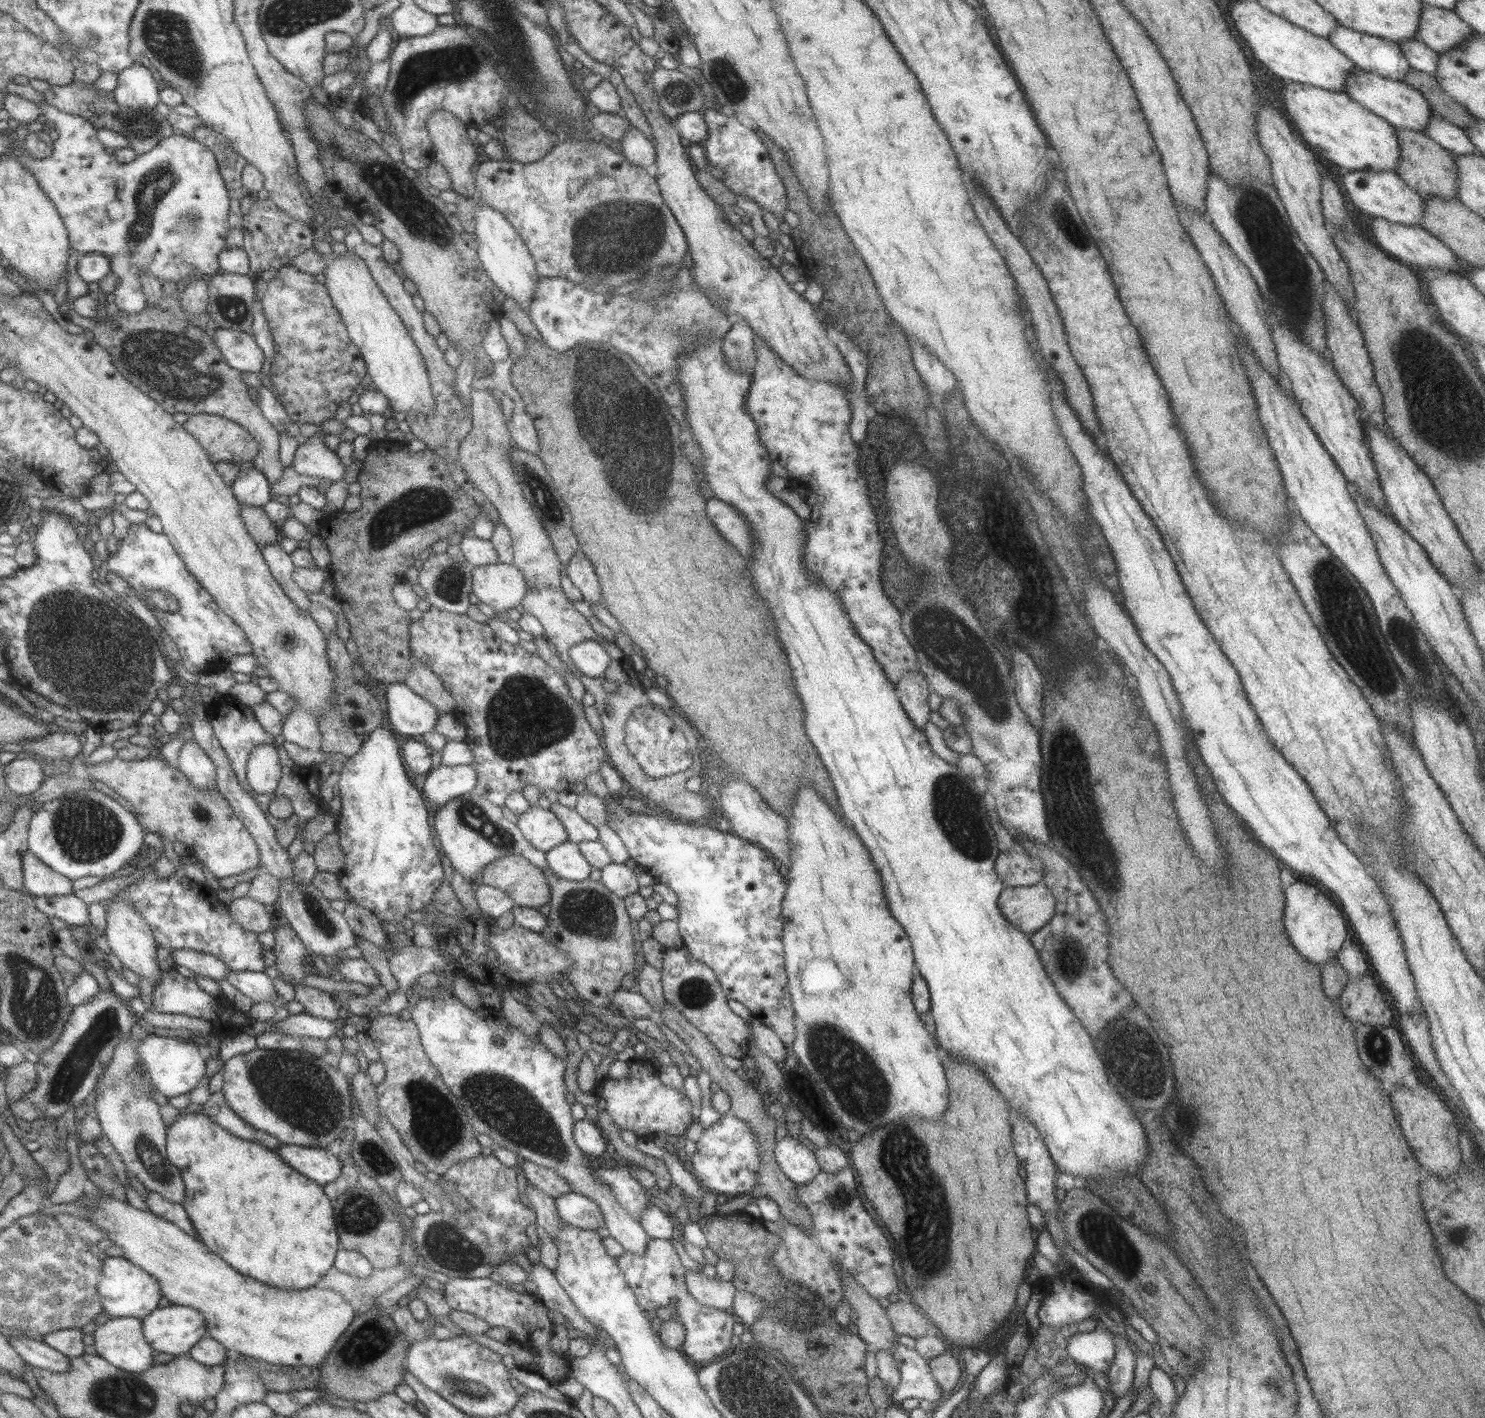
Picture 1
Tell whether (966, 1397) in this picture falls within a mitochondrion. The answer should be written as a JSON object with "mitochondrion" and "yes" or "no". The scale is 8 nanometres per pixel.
{"mitochondrion":"no"}

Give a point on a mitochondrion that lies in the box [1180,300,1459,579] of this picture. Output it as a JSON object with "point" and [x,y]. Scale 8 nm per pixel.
{"point":[1402,356]}

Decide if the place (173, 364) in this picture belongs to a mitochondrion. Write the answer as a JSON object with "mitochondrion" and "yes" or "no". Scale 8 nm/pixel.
{"mitochondrion":"yes"}

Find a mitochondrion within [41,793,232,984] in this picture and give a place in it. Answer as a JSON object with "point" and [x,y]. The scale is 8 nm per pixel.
{"point":[85,831]}

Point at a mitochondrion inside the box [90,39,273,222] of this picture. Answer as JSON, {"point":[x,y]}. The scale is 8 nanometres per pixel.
{"point":[143,127]}

